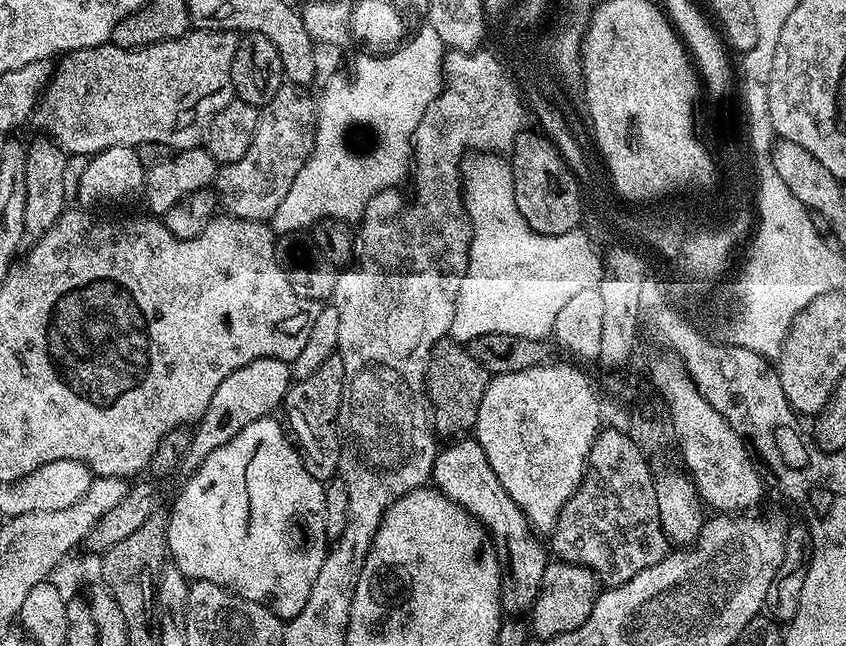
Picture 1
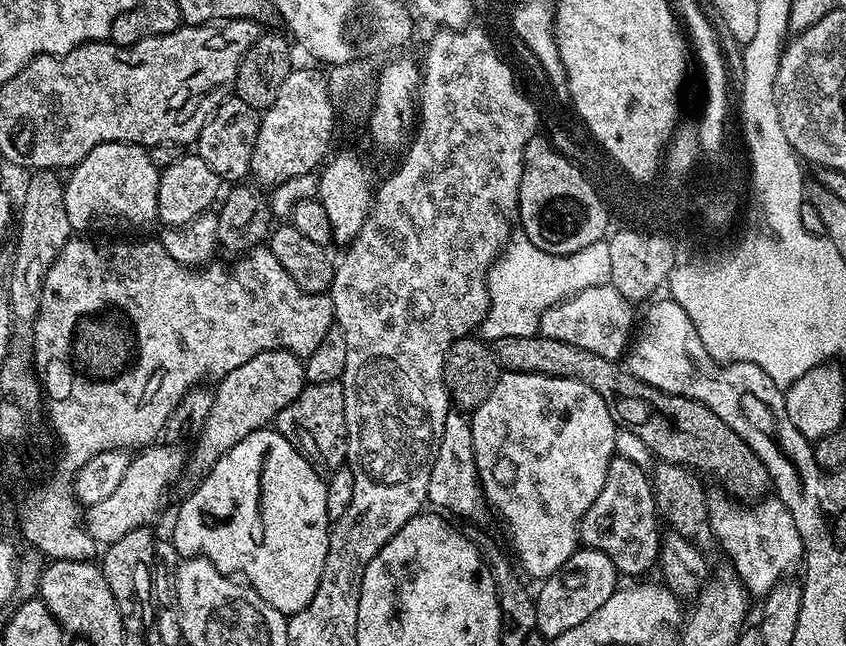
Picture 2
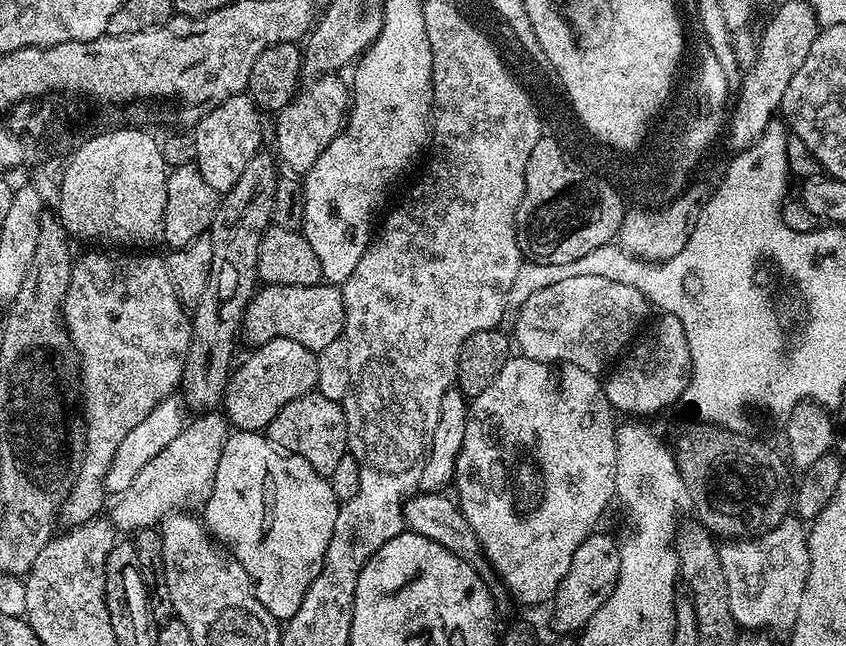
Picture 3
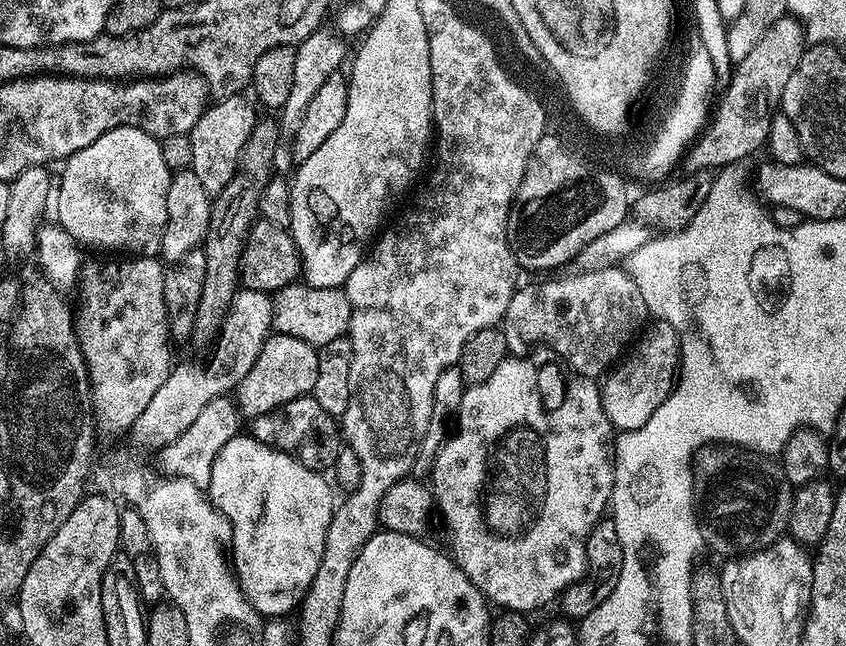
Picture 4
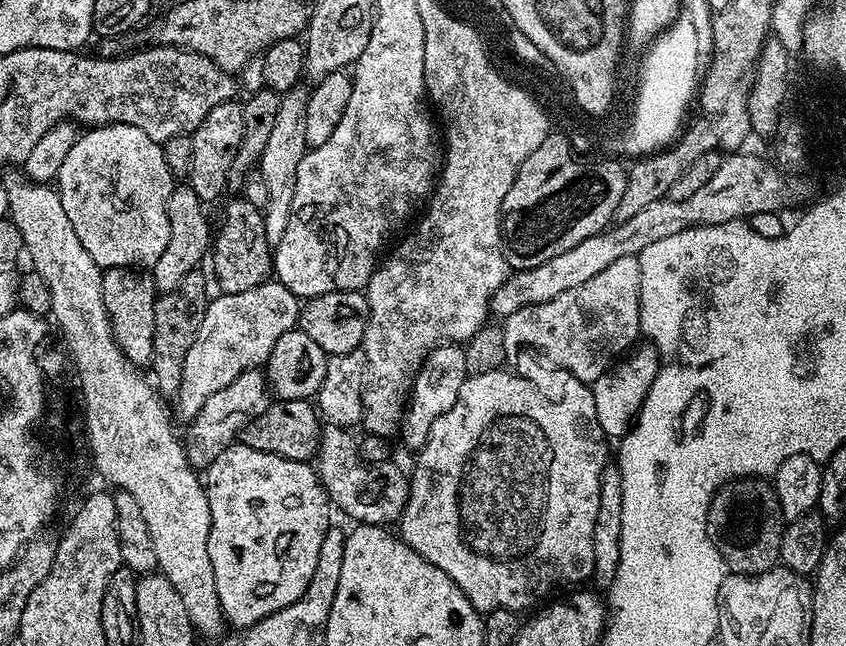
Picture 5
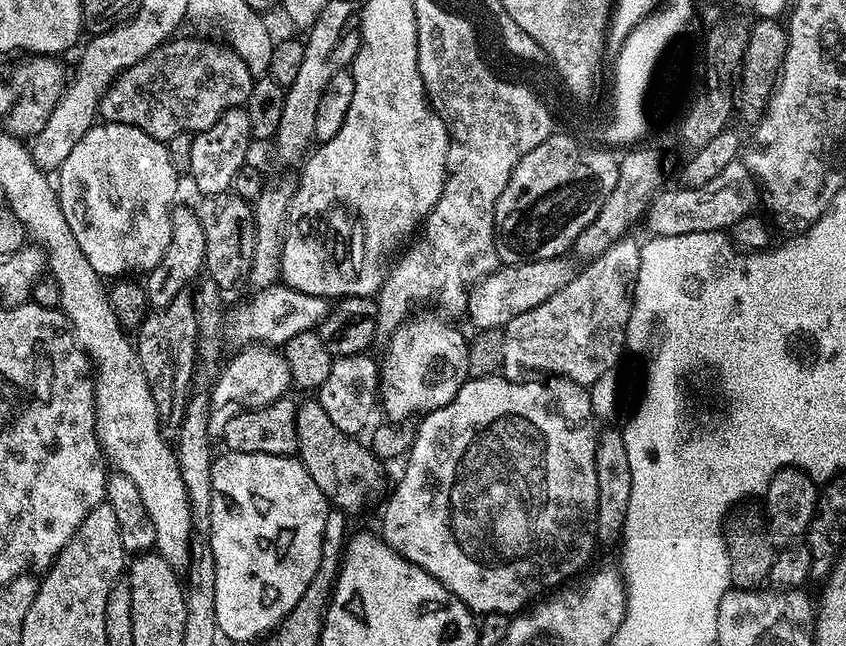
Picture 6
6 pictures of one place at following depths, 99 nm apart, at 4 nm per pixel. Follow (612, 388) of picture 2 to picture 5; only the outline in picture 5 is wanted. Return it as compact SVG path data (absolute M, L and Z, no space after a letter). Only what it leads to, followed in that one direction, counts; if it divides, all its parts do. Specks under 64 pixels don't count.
M740 478L729 482L712 498L708 507L708 532L712 535L718 554L722 554L724 567L737 576L757 576L777 567L780 559L780 539L784 533L786 521L778 506L778 494L775 487L764 478Z

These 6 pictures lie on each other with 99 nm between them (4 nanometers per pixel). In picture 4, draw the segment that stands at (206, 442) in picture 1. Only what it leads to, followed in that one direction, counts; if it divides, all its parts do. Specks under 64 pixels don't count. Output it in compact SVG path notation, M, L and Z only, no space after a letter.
M272 334L262 346L254 366L250 366L250 374L236 387L234 398L245 417L255 418L286 402L294 402L294 398L309 395L314 390L314 382L318 382L317 345L302 342L302 338Z

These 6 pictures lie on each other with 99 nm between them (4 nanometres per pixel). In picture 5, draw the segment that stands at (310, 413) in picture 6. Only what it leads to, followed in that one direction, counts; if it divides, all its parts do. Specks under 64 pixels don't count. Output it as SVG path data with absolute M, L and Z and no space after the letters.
M328 424L321 431L320 445L314 457L316 475L333 505L336 504L356 524L392 526L400 519L408 501L410 476L393 462L368 463L360 456L357 437L346 428Z

